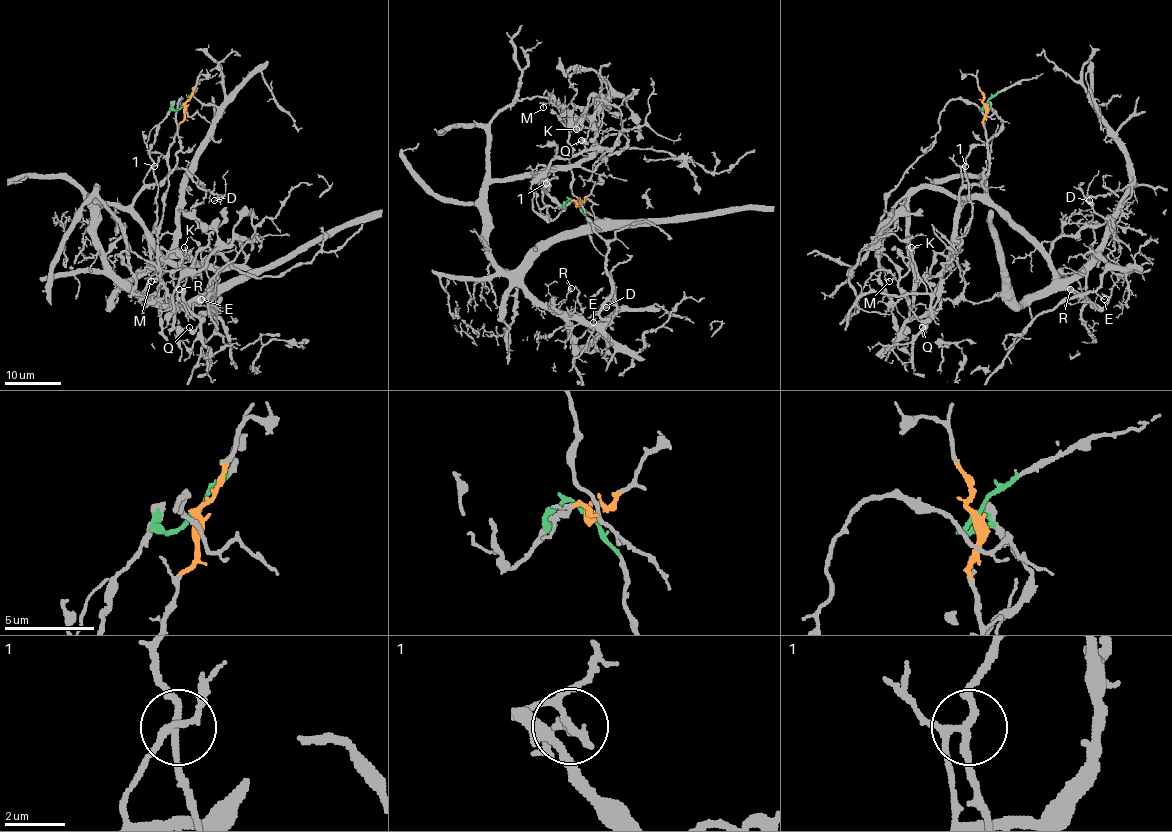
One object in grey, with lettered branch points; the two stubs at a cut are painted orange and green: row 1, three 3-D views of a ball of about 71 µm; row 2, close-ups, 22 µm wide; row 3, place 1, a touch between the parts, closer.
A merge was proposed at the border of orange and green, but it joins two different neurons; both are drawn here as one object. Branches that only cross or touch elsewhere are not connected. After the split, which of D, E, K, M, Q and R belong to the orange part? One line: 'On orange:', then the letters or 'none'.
On orange: D, E, M, R

